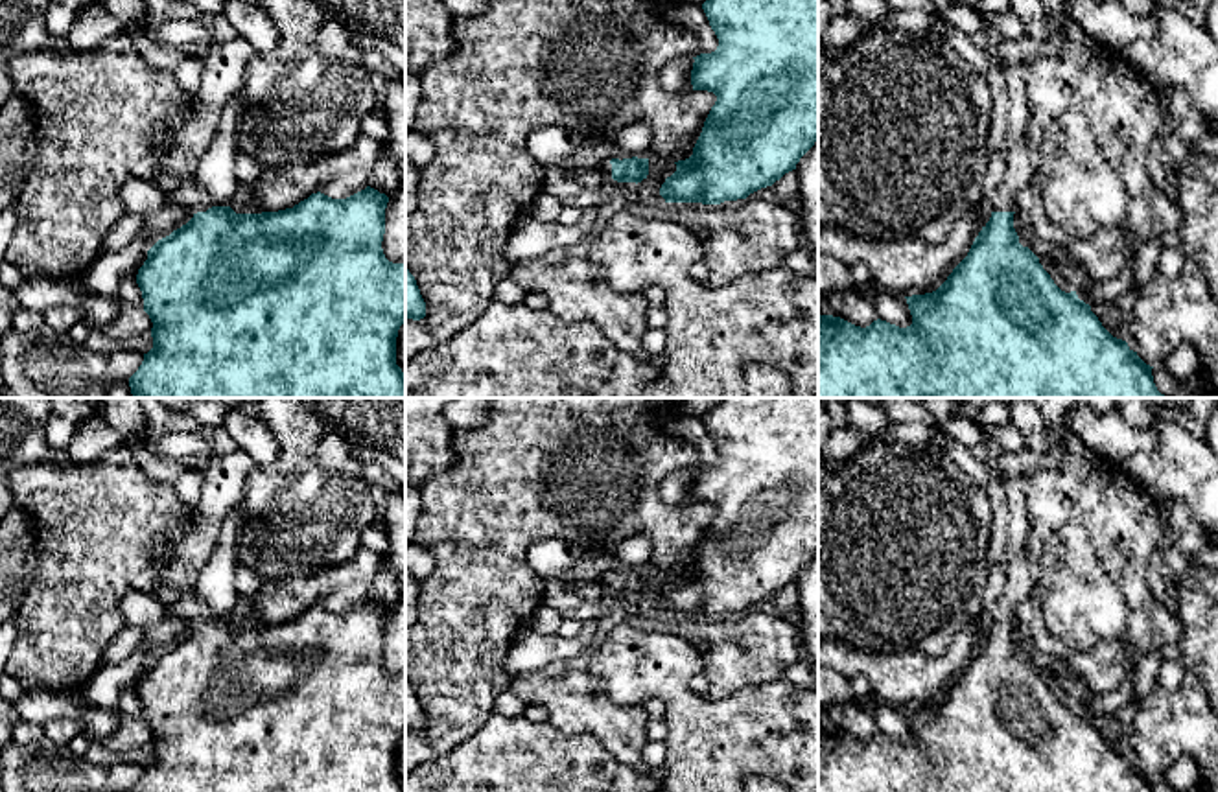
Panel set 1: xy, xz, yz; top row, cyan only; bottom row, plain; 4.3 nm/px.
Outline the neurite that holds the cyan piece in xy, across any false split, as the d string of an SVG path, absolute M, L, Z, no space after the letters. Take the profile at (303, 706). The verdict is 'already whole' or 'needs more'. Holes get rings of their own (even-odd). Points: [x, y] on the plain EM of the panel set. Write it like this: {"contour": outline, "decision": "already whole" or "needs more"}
{"contour": "M192 580L170 606L170 613L190 623L193 630L158 652L147 663L147 672L138 681L136 696L142 704L144 724L153 735L153 761L144 766L142 777L129 792L405 792L405 786L396 777L396 750L405 735L405 676L389 674L381 661L389 615L385 606L370 599L346 611L332 611L317 604L293 621L236 626L230 619L216 619L212 615L206 602L195 595L195 580Z", "decision": "needs more"}

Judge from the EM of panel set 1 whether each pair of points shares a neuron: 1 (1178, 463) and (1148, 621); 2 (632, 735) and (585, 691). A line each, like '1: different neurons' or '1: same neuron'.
1: different neurons
2: same neuron

